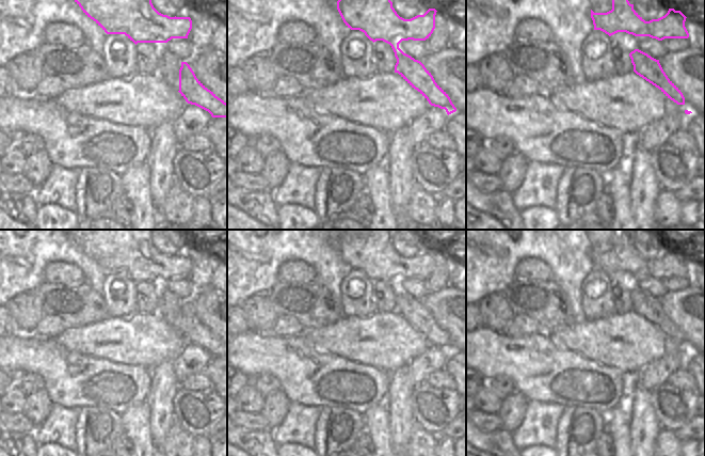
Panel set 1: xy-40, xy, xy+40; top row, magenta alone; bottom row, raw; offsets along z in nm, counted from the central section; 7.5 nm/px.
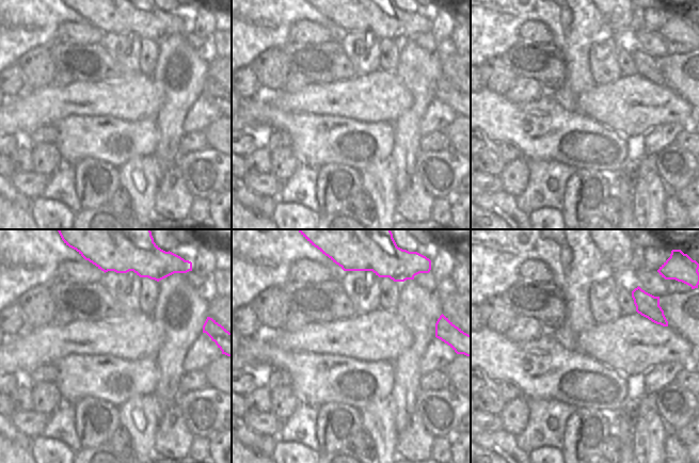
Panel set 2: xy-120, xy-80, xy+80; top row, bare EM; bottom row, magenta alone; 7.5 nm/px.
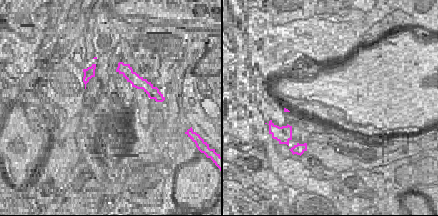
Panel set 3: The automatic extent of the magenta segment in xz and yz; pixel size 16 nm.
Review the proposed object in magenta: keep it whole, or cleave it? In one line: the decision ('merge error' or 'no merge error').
merge error

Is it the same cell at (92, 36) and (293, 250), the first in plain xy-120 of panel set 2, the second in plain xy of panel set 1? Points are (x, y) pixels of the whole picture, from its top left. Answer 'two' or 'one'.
two

